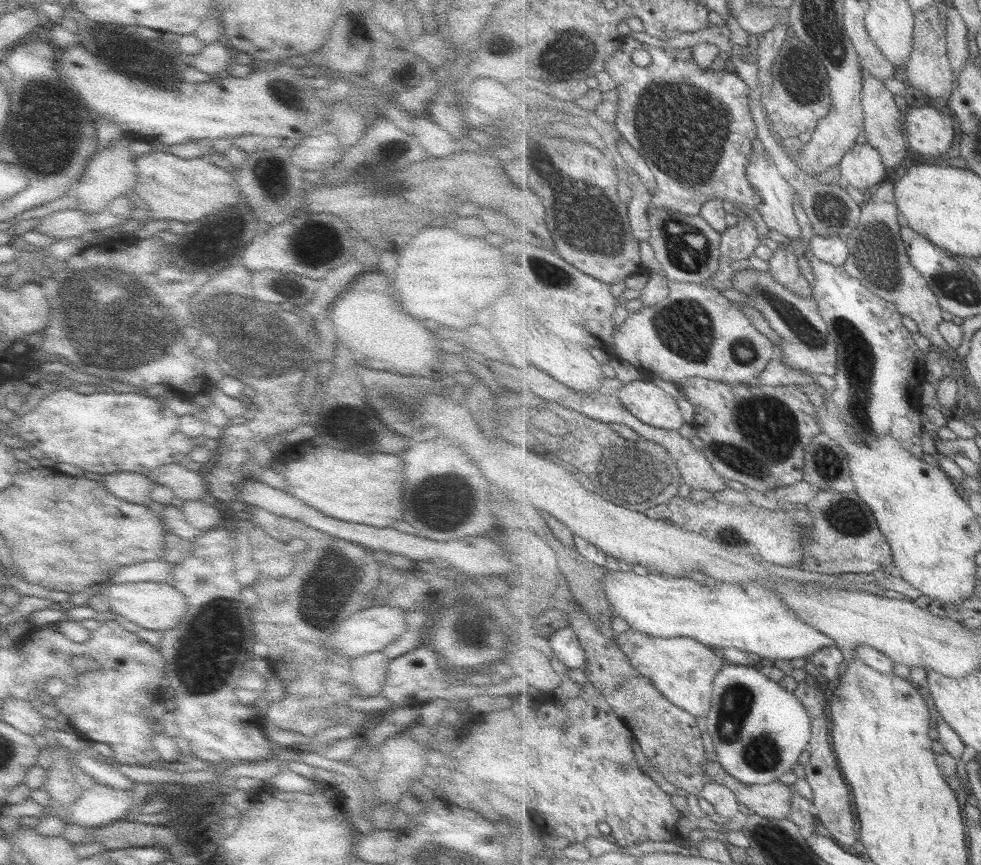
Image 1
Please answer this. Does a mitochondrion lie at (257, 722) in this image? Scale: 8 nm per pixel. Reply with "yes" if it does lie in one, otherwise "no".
no

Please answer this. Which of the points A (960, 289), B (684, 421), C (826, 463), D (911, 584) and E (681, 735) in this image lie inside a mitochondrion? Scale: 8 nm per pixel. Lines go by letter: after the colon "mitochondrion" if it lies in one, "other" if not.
A: mitochondrion
B: other
C: mitochondrion
D: other
E: other

